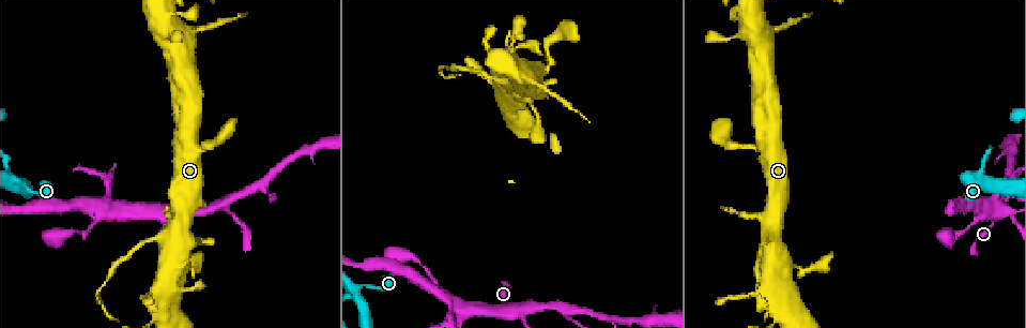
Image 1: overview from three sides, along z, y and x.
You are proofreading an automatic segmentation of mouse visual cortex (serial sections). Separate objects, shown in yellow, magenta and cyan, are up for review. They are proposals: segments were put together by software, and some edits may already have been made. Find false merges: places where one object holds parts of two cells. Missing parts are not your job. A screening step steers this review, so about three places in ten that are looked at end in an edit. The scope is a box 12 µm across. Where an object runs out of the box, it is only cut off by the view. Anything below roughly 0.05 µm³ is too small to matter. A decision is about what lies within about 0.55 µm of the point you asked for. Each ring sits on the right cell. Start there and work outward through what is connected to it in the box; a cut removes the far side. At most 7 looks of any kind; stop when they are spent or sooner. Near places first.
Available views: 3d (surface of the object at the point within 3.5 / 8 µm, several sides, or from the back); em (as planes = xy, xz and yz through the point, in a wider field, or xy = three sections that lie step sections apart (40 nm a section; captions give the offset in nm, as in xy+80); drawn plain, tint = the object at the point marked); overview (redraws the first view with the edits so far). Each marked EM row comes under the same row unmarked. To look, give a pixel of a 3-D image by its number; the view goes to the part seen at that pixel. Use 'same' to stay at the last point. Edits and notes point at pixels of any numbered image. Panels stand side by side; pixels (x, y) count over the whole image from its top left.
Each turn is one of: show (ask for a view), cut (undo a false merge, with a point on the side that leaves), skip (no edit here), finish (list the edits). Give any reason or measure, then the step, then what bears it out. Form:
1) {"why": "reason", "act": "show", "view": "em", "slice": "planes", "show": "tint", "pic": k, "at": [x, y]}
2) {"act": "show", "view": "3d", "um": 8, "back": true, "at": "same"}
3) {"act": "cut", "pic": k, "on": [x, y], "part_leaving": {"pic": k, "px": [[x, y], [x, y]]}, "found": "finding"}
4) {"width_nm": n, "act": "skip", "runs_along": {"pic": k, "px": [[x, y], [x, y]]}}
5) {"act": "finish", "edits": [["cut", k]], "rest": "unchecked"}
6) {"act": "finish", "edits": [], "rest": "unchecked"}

{"act": "show", "view": "3d", "um": 3.5, "back": true, "pic": 1, "at": [519, 314]}

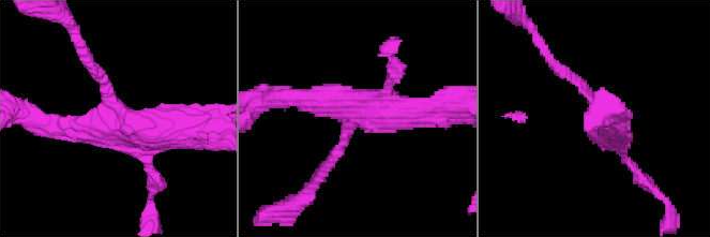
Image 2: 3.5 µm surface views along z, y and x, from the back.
{"arms": 3, "arm_widths_nm": [200, 200, 300], "why": "shape alone is not enough", "act": "show", "view": "em", "slice": "xy", "step": 2, "show": "tint", "pic": 2, "at": [354, 119]}

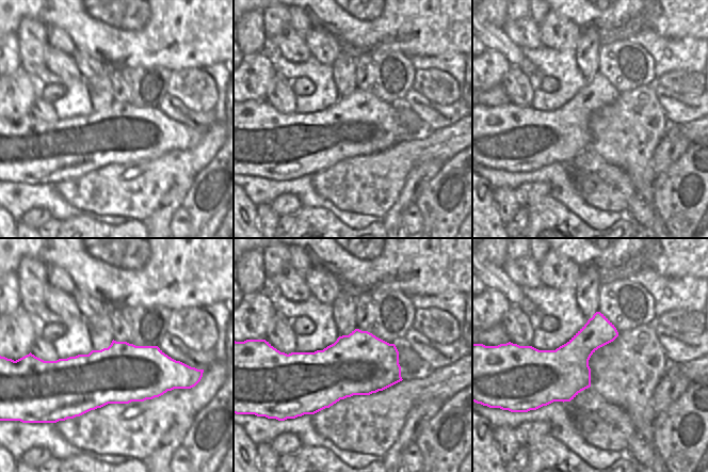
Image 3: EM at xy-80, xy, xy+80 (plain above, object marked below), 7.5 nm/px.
{"act": "skip", "runs_along": {"pic": 2, "px": [[625, 159], [590, 97], [552, 60]]}, "found": "continuous, no second cell"}

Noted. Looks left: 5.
{"why": "abrupt turn", "act": "show", "view": "3d", "um": 3.5, "pic": 1, "at": [987, 185]}

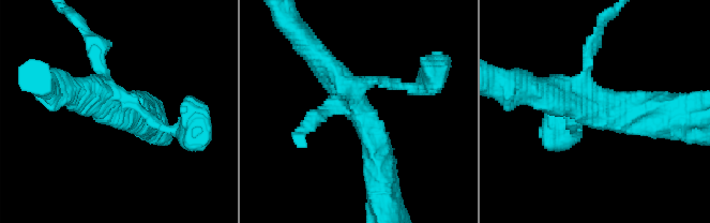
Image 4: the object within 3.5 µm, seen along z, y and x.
{"arms": 4, "arm_widths_nm": [150, 150, 350, 400], "why": "shape alone is not enough", "act": "show", "view": "em", "slice": "xy", "step": 5, "show": "tint", "pic": 4, "at": [598, 103]}

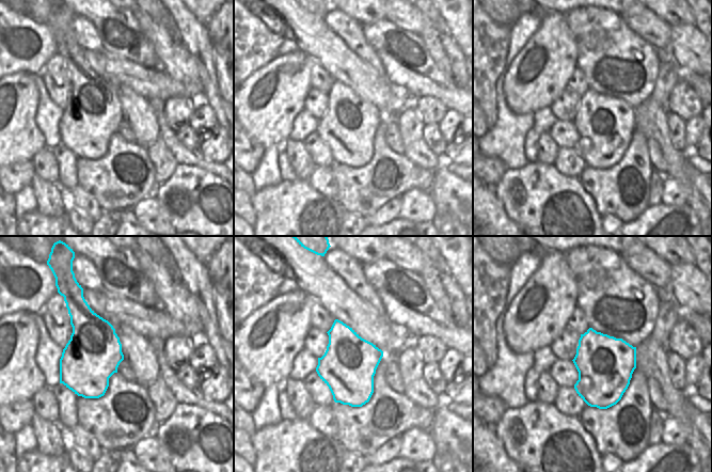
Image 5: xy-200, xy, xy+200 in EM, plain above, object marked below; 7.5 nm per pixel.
{"act": "skip", "runs_along": {"pic": 4, "px": [[394, 86], [371, 80], [354, 94], [380, 179]]}, "found": "one cell here"}

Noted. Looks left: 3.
{"why": "three-way junction", "act": "show", "view": "3d", "um": 3.5, "pic": 1, "at": [603, 314]}

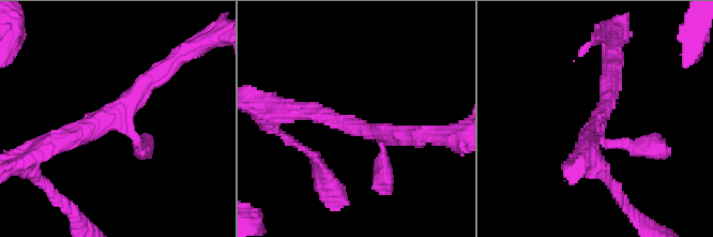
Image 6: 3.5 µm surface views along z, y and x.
{"arms": 3, "arm_widths_nm": [100, 250, 250], "act": "show", "view": "em", "slice": "xy", "step": 5, "show": "tint", "pic": 6, "at": [350, 124]}

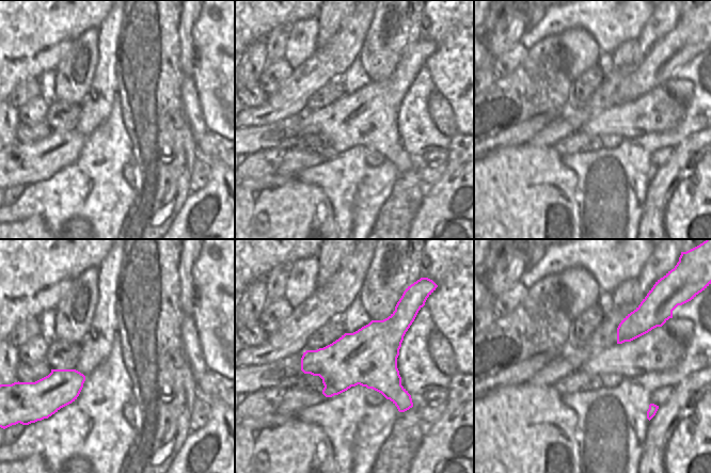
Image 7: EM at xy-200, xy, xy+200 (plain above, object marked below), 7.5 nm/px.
{"act": "show", "view": "em", "slice": "xy", "step": 3, "show": "tint", "at": "same"}

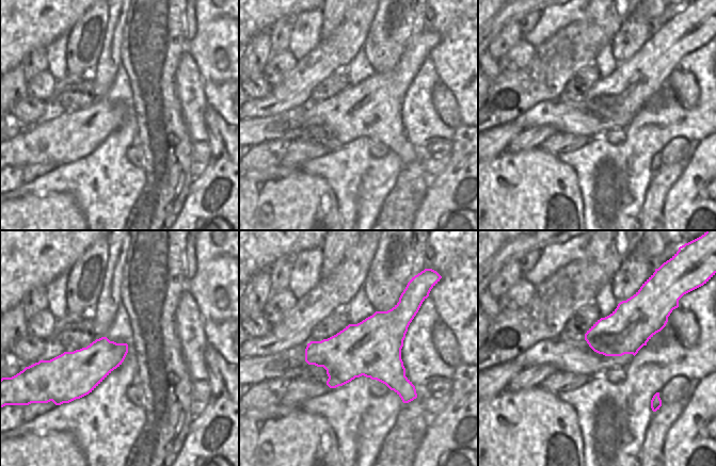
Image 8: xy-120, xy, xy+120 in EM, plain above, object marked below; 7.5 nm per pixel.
{"act": "skip", "found": "all the same cell"}

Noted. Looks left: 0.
{"act": "finish", "edits": [], "rest": "unchecked"}

